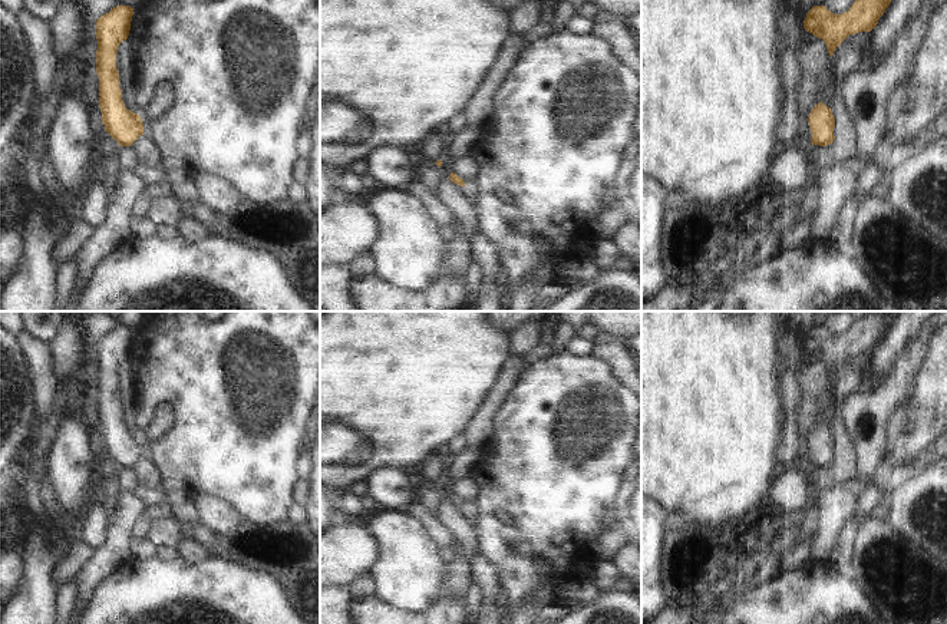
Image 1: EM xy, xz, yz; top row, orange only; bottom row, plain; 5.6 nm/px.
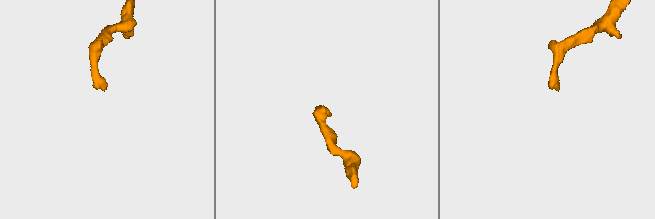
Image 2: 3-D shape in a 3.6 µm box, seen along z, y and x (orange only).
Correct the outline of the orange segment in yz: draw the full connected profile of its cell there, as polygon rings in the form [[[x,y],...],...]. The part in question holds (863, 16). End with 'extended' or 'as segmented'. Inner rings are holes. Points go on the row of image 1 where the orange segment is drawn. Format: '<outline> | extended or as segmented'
[[[855,0],[848,11],[834,14],[825,6],[814,6],[804,20],[804,29],[825,42],[832,59],[835,49],[849,36],[871,32],[891,0]]] | as segmented

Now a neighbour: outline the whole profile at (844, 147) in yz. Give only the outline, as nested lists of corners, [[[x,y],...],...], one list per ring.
[[[870,32],[849,34],[834,52],[832,62],[835,65],[837,92],[831,108],[835,118],[834,142],[826,146],[805,145],[802,141],[793,143],[804,145],[808,161],[814,171],[832,168],[844,164],[857,153],[855,125],[839,98],[839,83],[855,69],[861,69],[864,63],[865,49],[870,46]]]

